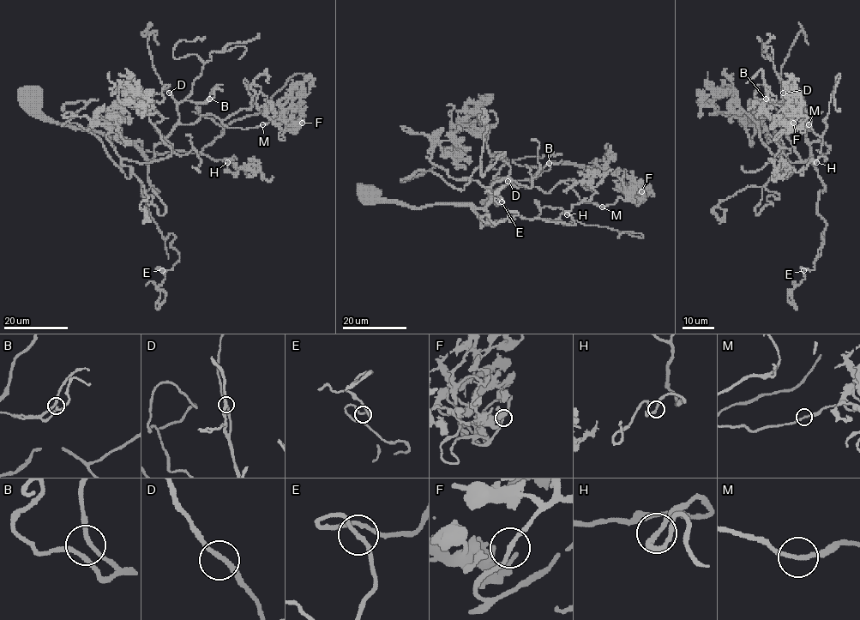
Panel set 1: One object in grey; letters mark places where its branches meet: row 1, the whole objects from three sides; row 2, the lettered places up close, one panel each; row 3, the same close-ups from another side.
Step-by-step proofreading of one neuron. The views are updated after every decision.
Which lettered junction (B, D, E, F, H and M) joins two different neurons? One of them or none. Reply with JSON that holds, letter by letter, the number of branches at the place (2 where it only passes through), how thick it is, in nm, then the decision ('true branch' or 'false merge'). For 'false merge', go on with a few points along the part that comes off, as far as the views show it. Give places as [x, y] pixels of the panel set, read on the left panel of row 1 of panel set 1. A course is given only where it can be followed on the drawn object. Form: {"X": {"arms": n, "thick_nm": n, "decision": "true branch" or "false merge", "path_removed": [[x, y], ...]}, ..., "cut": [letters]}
{"B": {"arms": 2, "thick_nm": 180, "decision": "true branch"}, "D": {"arms": 2, "thick_nm": 190, "decision": "true branch"}, "E": {"arms": 2, "thick_nm": 180, "decision": "true branch"}, "F": {"arms": 2, "thick_nm": 180, "decision": "true branch"}, "H": {"arms": 2, "thick_nm": 190, "decision": "true branch"}, "M": {"arms": 2, "thick_nm": 180, "decision": "true branch"}, "cut": []}

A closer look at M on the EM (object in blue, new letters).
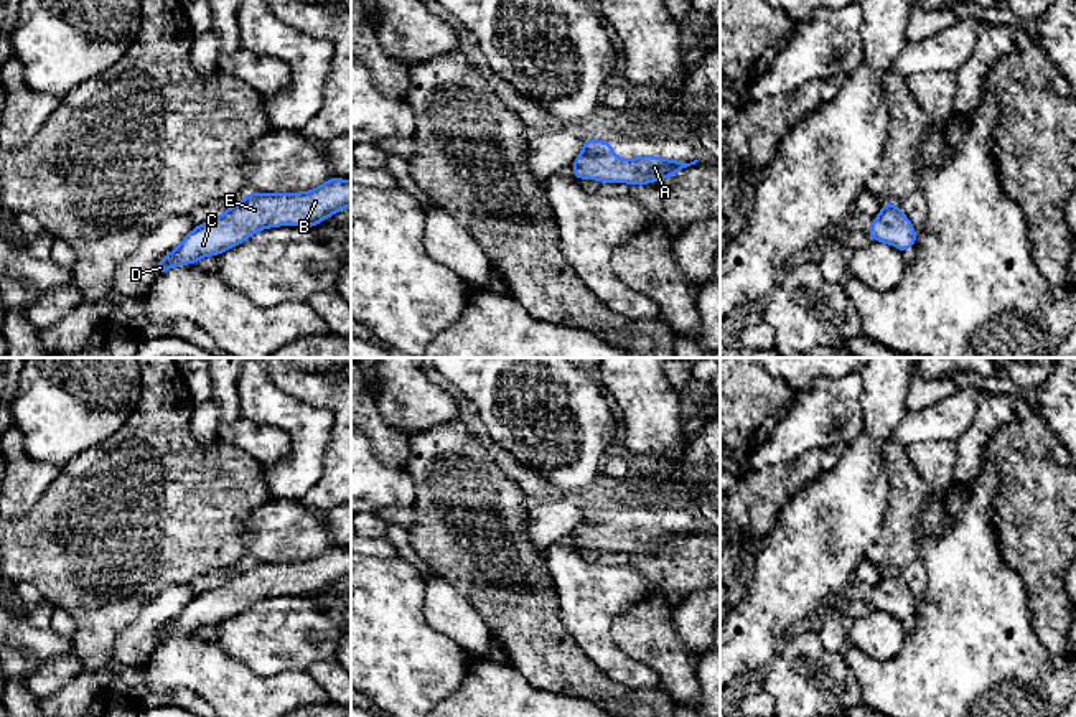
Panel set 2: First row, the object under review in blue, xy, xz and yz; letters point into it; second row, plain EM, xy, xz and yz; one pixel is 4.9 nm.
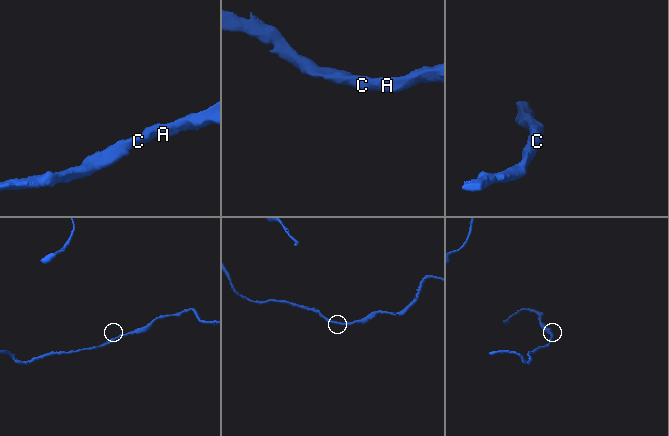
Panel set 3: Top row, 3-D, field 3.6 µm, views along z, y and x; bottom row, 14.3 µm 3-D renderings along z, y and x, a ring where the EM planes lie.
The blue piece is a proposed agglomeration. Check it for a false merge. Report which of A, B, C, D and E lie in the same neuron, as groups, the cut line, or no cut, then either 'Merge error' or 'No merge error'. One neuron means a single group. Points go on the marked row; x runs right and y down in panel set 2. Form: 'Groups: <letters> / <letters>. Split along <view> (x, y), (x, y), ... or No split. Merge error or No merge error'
Groups: A B C D E. No split. No merge error

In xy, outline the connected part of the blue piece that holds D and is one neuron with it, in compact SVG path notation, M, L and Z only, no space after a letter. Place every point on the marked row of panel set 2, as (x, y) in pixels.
M330 178L321 186L302 193L254 193L224 213L189 231L180 246L157 264L161 275L171 267L194 264L219 255L262 229L278 226L315 227L334 213L351 206L351 180Z

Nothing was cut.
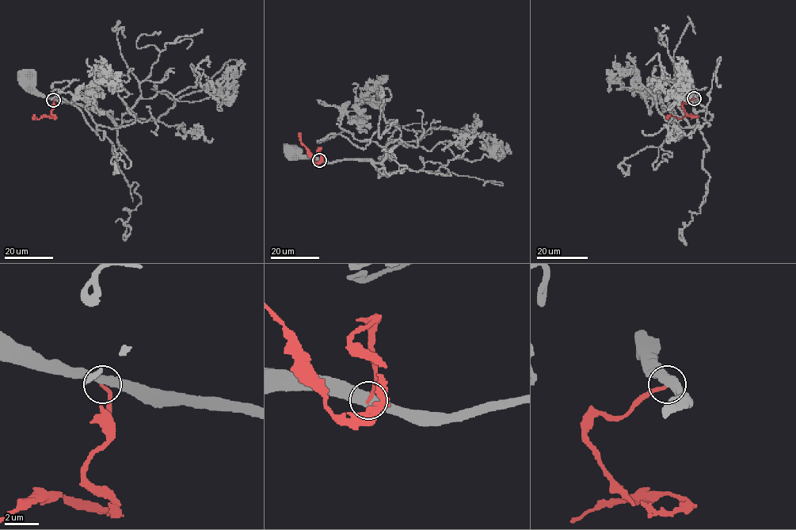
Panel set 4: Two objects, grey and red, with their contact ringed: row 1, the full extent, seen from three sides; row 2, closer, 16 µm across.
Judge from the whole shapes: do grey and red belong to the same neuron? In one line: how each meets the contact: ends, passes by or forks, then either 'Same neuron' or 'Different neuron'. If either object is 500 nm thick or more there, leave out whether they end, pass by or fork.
Different neuron

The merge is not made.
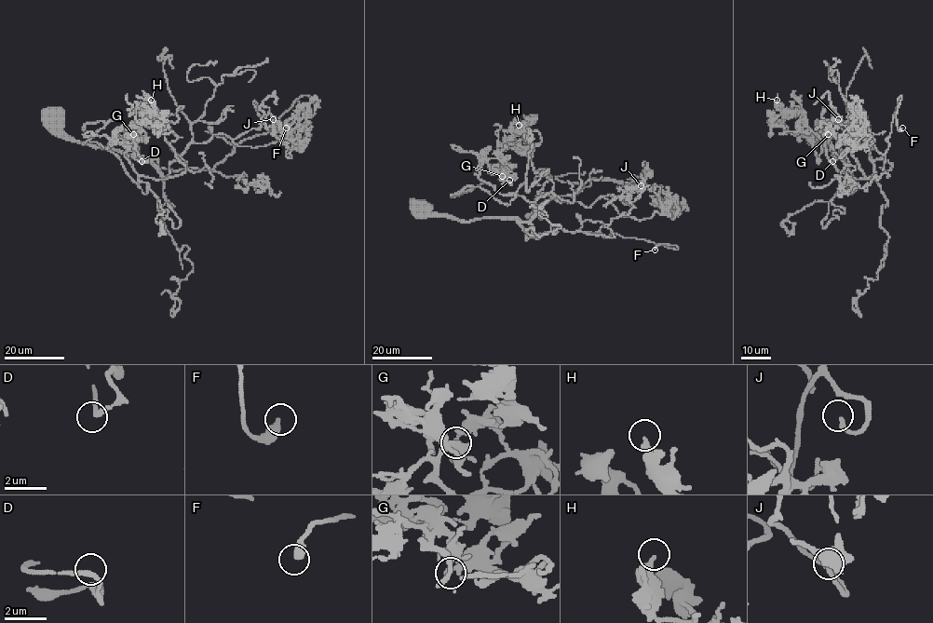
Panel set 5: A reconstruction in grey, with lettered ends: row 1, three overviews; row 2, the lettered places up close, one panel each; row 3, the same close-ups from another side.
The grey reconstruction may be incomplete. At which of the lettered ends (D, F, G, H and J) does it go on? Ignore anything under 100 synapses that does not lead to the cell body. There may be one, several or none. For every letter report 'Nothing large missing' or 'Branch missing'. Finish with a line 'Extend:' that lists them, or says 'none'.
D: Nothing large missing
F: Branch missing
G: Nothing large missing
H: Nothing large missing
J: Branch missing
Extend: F, J

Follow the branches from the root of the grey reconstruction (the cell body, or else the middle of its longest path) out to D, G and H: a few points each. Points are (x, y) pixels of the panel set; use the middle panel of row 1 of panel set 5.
D: (421, 210), (462, 221), (529, 223), (534, 205), (480, 180), (480, 162), (496, 168), (502, 183), (509, 180)
G: (421, 210), (462, 221), (529, 223), (534, 205), (480, 180), (480, 162), (506, 168), (502, 176)
H: (421, 210), (462, 221), (529, 223), (553, 182), (534, 169), (519, 125)

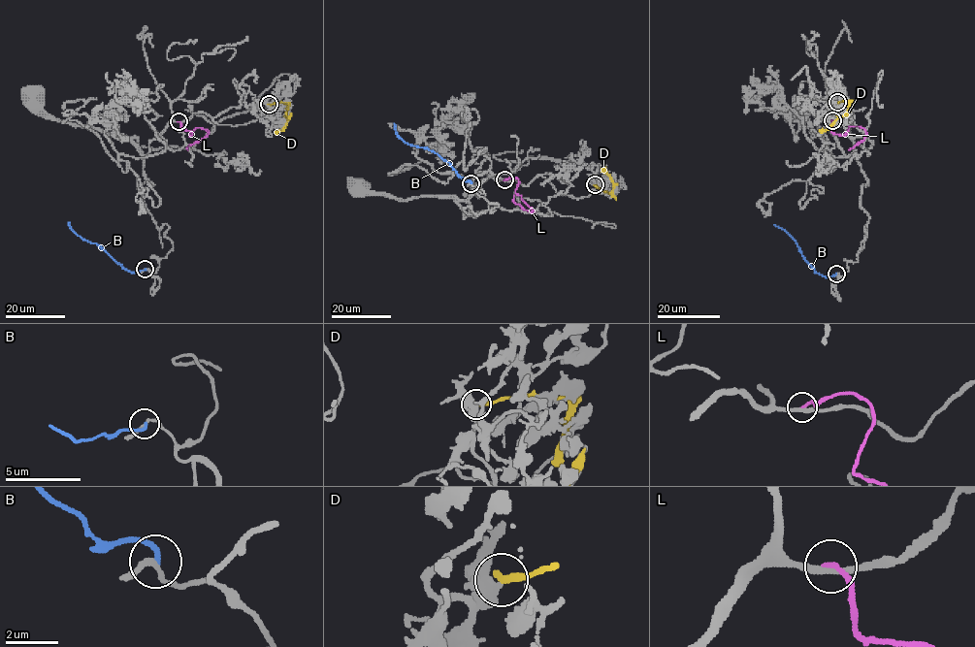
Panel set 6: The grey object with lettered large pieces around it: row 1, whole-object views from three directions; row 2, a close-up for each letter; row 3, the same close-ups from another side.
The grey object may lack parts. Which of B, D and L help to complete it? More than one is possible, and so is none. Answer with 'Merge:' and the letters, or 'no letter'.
Merge: no letter

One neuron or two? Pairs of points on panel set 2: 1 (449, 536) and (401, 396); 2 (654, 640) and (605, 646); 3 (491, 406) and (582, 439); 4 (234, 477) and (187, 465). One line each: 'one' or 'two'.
1: two
2: two
3: one
4: one

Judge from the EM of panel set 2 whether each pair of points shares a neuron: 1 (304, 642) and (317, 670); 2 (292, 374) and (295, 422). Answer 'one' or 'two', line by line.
1: two
2: two

